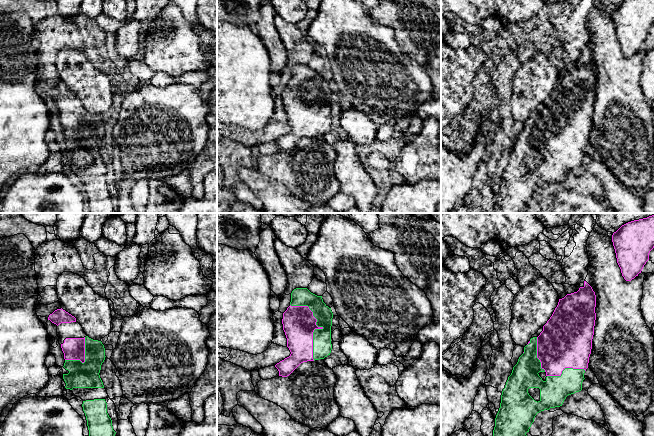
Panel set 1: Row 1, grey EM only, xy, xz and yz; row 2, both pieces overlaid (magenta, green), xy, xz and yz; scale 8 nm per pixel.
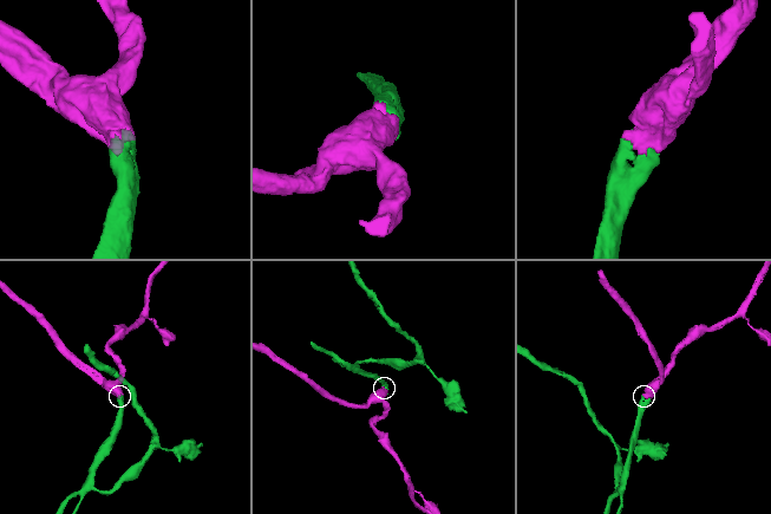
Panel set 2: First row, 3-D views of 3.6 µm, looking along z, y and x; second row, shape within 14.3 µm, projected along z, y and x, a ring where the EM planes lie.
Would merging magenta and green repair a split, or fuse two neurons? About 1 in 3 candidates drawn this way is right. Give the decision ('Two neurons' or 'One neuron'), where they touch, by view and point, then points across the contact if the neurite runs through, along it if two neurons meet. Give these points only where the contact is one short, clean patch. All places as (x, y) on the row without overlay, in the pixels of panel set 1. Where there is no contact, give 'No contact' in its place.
One neuron. Touches magenta at xz (316, 101)

